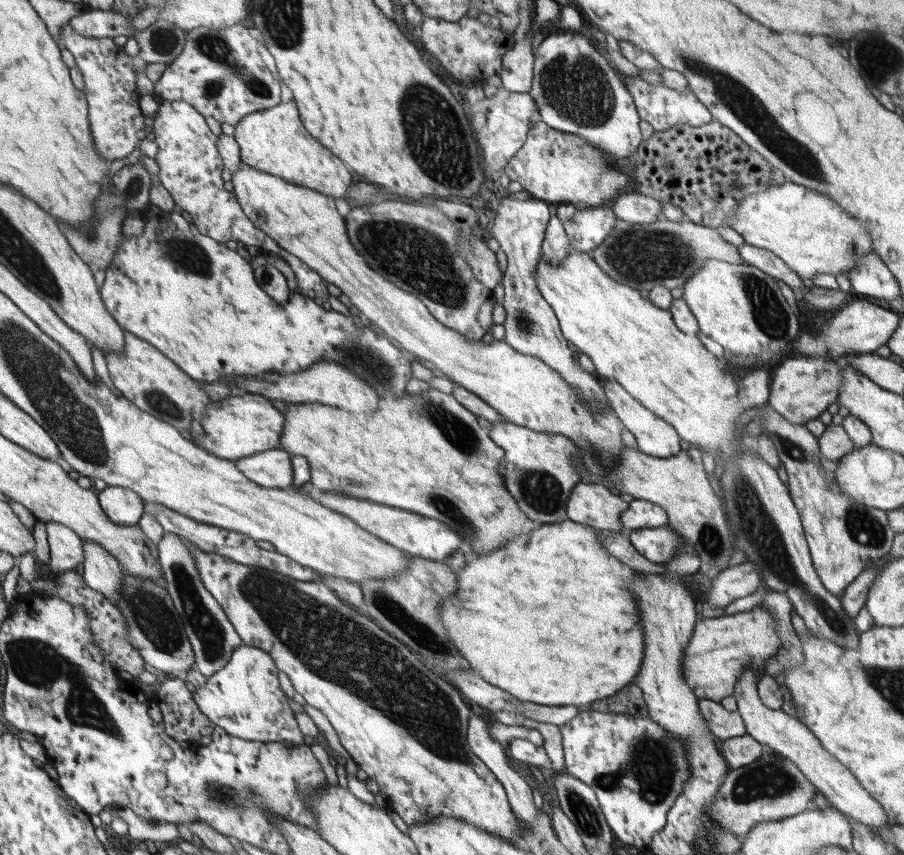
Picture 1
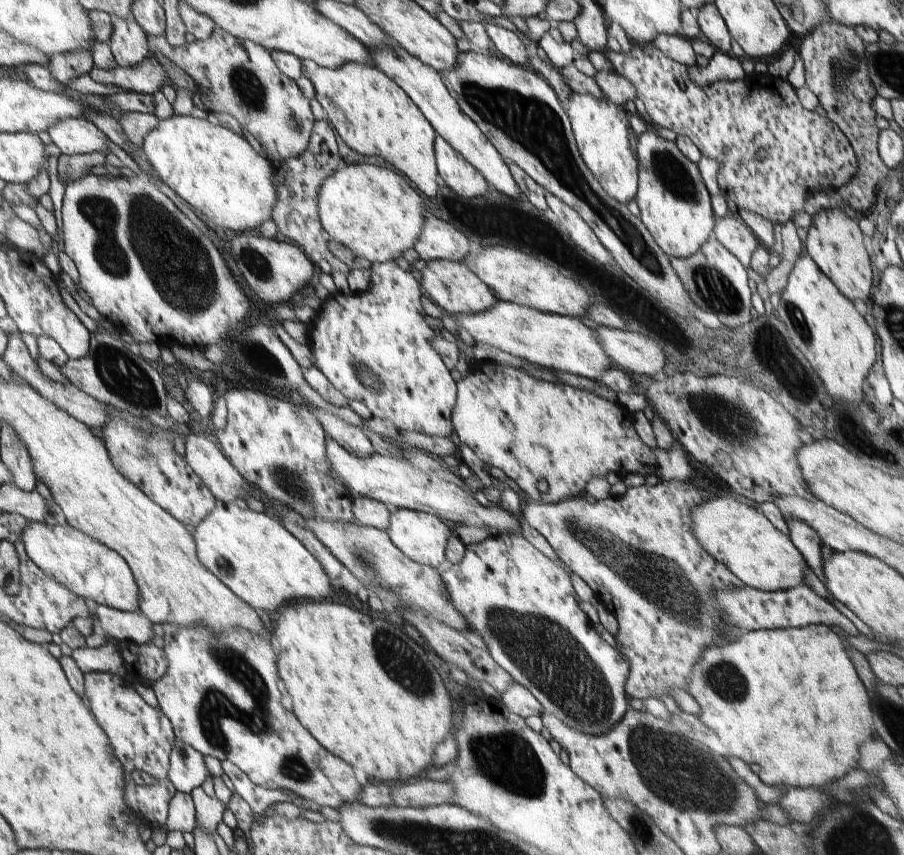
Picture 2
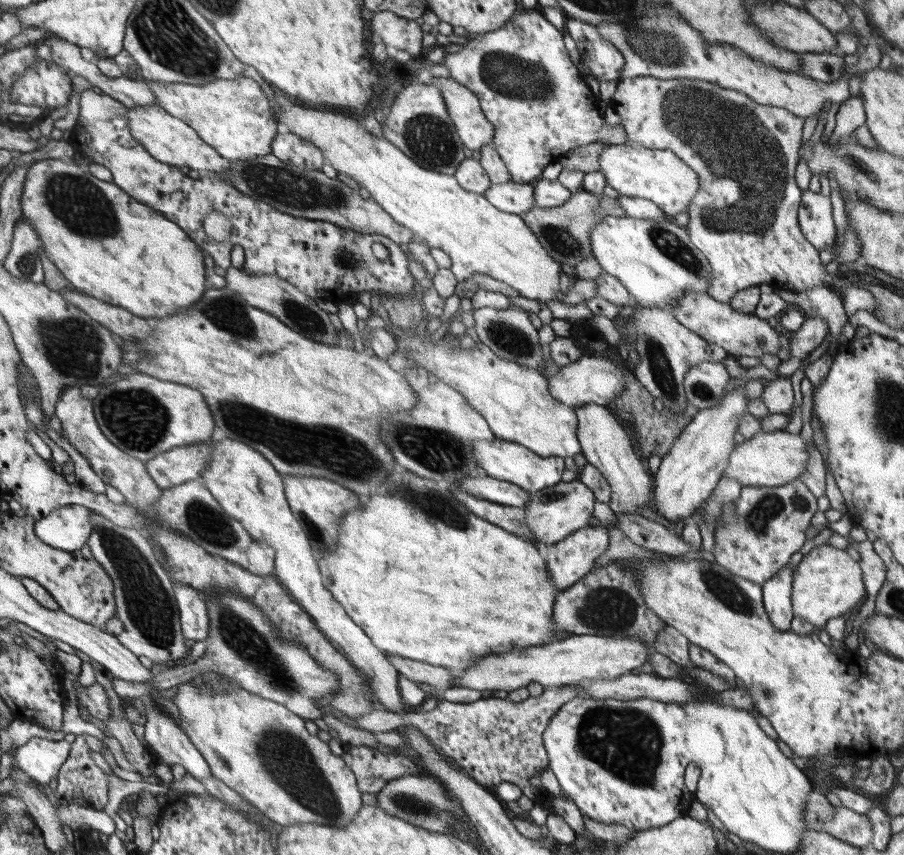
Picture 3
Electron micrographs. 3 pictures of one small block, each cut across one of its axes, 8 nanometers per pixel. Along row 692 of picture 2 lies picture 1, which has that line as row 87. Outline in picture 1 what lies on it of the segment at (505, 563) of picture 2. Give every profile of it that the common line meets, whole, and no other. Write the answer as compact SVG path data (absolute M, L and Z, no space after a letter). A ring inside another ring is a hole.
M579 32L551 34L537 46L533 54L531 90L527 94L535 100L541 122L553 130L585 138L591 146L615 160L629 158L637 144L641 144L637 126L641 118L631 92L611 62Z

